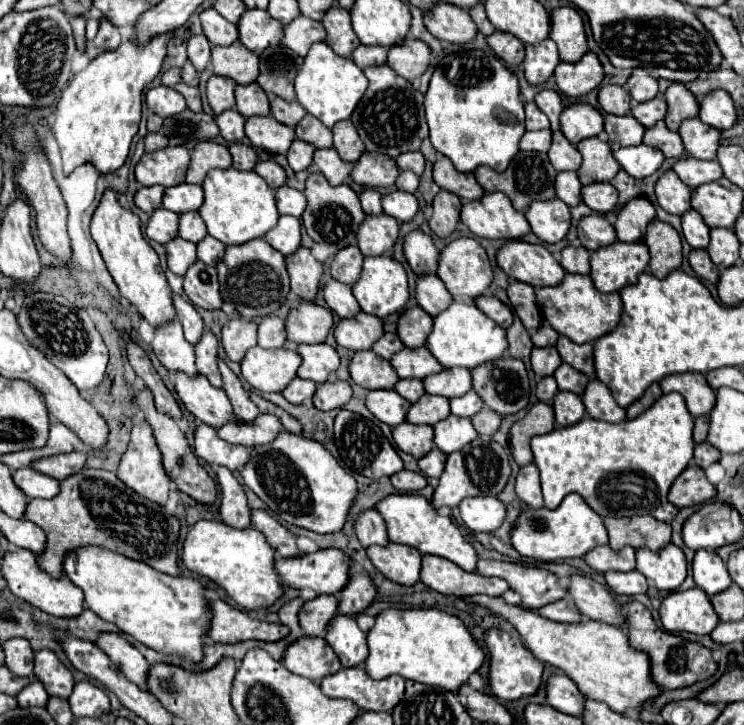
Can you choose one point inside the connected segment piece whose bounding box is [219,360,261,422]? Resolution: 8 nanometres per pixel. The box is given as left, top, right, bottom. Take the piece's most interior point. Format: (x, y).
(246, 412)

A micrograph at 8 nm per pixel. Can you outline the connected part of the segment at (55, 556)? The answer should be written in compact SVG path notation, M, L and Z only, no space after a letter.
M83 468L61 482L57 498L31 500L25 518L35 522L47 534L49 544L45 548L45 556L37 558L41 568L53 578L63 576L65 556L81 546L101 546L131 560L145 562L163 574L181 576L179 518L175 514L167 514L163 506L135 494L115 476L115 472Z

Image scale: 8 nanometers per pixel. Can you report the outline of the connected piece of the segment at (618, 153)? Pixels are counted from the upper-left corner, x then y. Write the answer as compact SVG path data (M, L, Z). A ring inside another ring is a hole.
M613 146L613 156L619 166L633 178L647 178L659 170L665 156L661 156L659 148L653 146Z

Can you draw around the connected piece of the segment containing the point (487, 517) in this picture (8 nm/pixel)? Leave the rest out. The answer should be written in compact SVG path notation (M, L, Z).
M473 496L459 504L461 520L473 532L493 532L505 518L505 506L495 496Z

